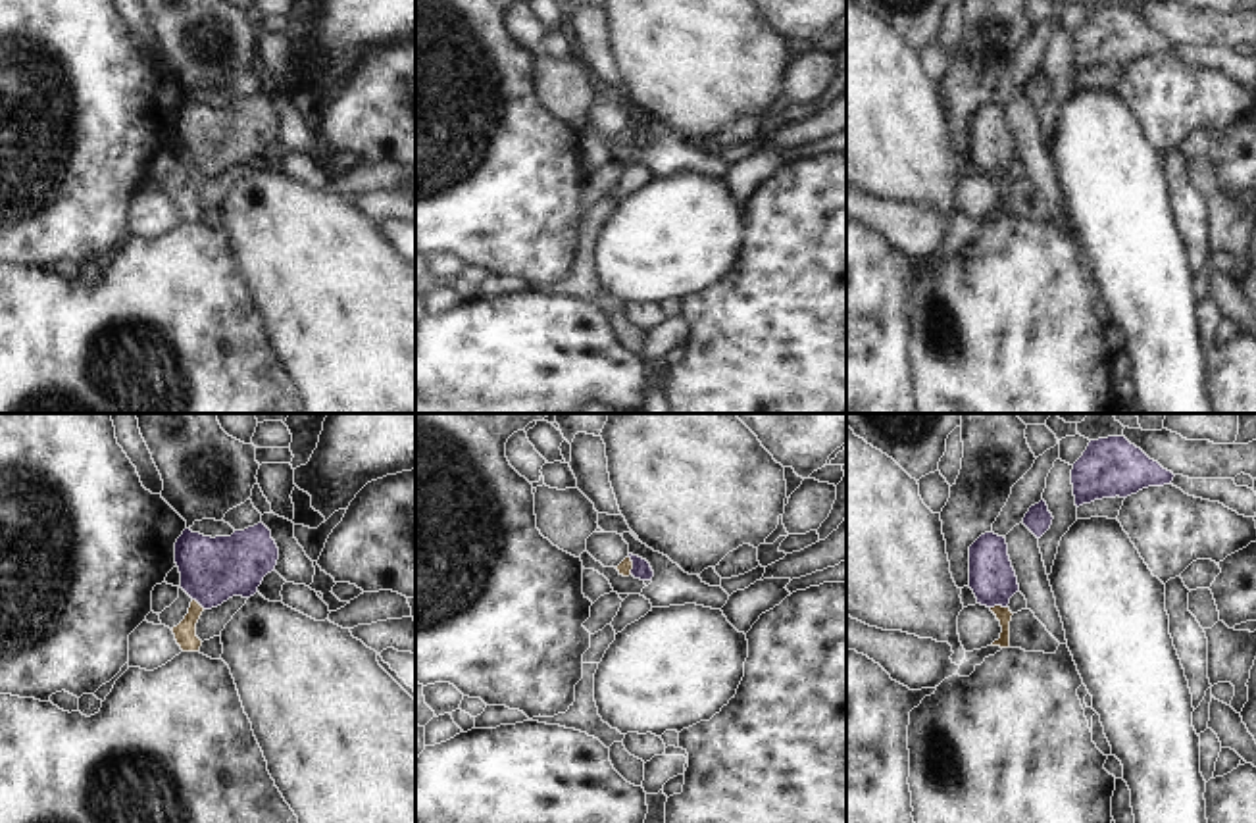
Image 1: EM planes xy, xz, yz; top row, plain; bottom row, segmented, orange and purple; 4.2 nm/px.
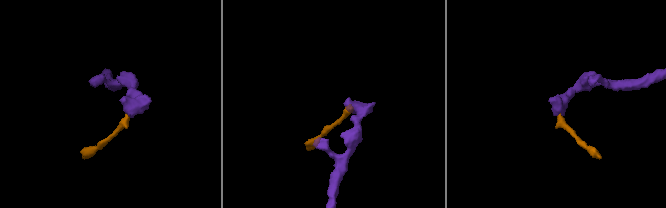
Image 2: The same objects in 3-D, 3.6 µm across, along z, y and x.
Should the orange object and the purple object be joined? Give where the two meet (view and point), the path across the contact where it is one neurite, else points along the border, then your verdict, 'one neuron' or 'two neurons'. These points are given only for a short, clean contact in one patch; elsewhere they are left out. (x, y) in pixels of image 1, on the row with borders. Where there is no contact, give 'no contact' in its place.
yz (999, 606) | along yz (1006, 606), (991, 608) | two neurons

